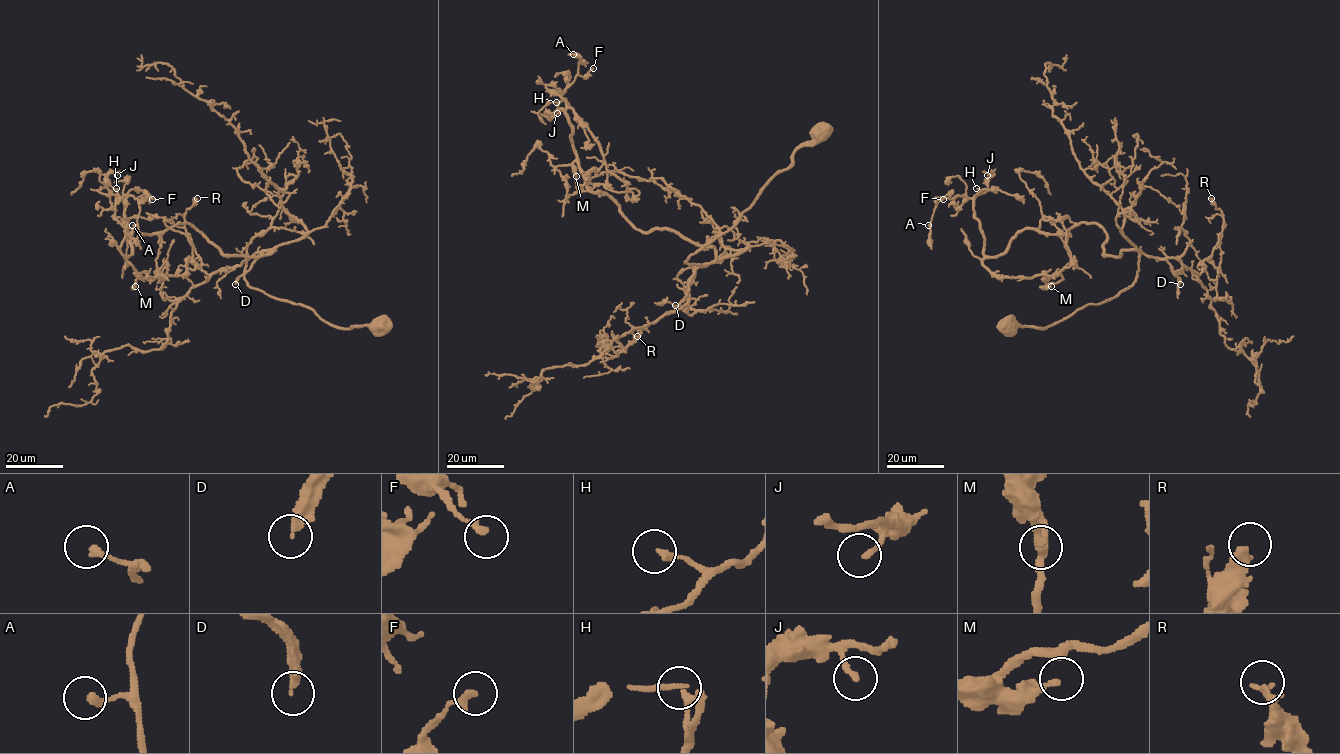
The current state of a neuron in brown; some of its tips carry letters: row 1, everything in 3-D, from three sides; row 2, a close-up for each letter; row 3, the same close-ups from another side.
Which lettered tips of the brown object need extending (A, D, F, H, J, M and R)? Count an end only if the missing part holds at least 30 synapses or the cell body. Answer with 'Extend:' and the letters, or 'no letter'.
Extend: D, R

